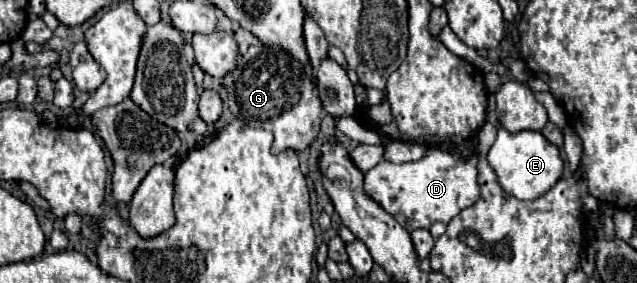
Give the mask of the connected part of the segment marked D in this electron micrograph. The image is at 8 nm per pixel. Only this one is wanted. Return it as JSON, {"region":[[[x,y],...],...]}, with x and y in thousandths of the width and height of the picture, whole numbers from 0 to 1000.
{"region":[[[677,523],[655,572],[595,572],[573,615],[573,678],[586,693],[620,777],[639,813],[673,806],[680,784],[705,784],[727,735],[743,728],[752,707],[752,544],[739,544],[733,565],[714,558],[705,537]]]}

